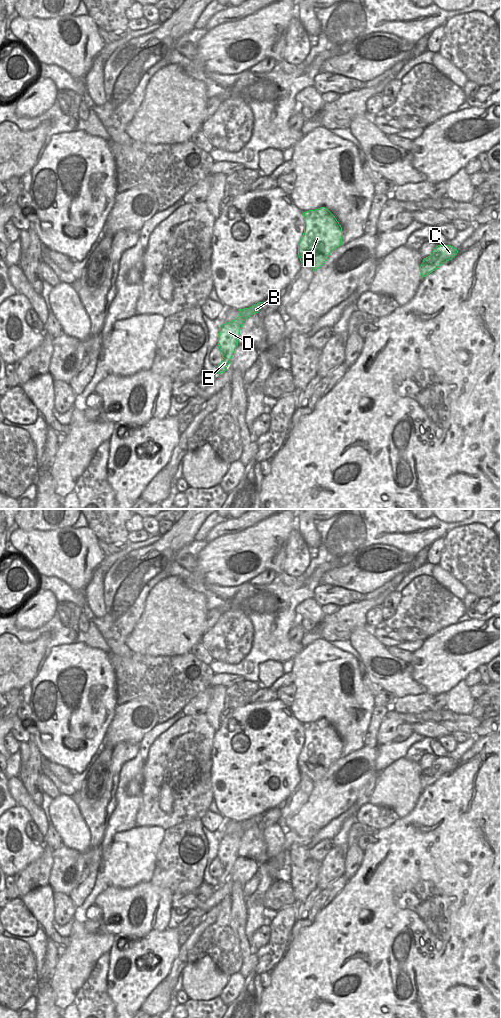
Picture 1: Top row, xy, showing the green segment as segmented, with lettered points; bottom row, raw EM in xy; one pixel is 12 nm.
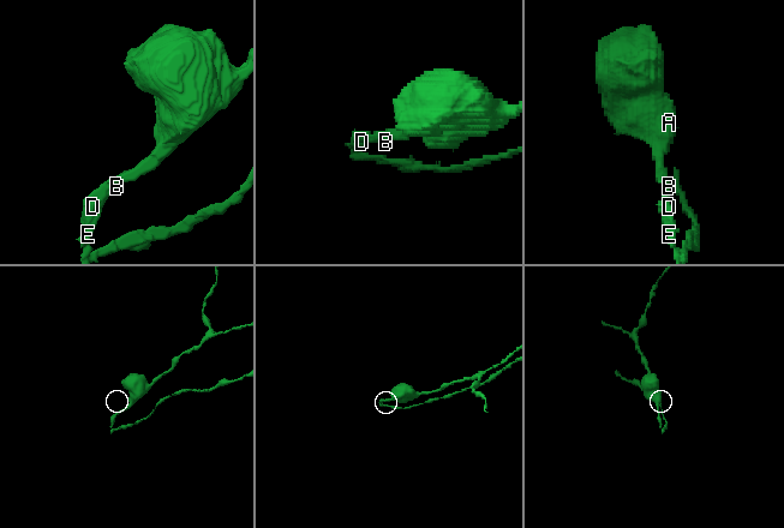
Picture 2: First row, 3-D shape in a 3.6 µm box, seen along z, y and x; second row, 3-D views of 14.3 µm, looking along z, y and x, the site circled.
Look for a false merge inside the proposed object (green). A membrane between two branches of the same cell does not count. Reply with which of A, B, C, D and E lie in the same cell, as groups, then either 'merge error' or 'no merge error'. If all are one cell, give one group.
A B D E / C; merge error

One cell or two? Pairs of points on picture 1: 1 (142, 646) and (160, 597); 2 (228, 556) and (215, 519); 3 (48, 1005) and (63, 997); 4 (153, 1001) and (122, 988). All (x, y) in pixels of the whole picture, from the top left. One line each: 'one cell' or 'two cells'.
1: one cell
2: two cells
3: two cells
4: two cells

